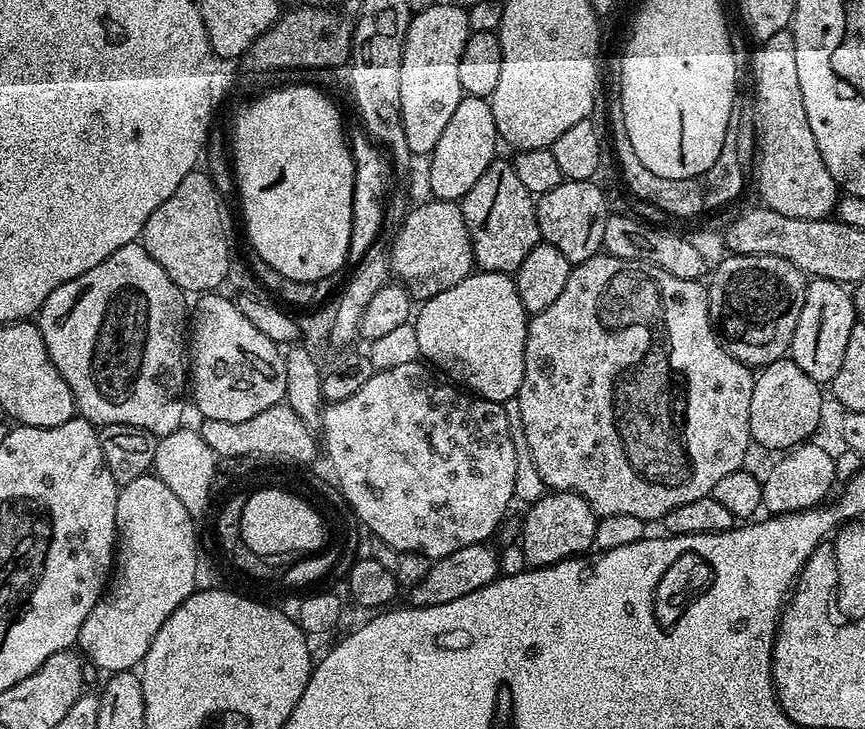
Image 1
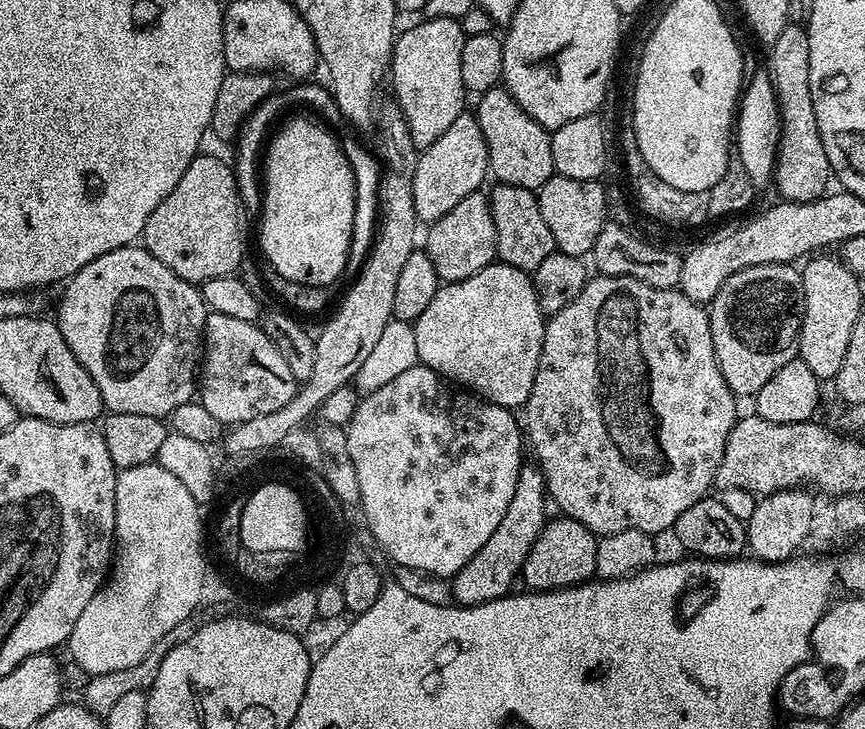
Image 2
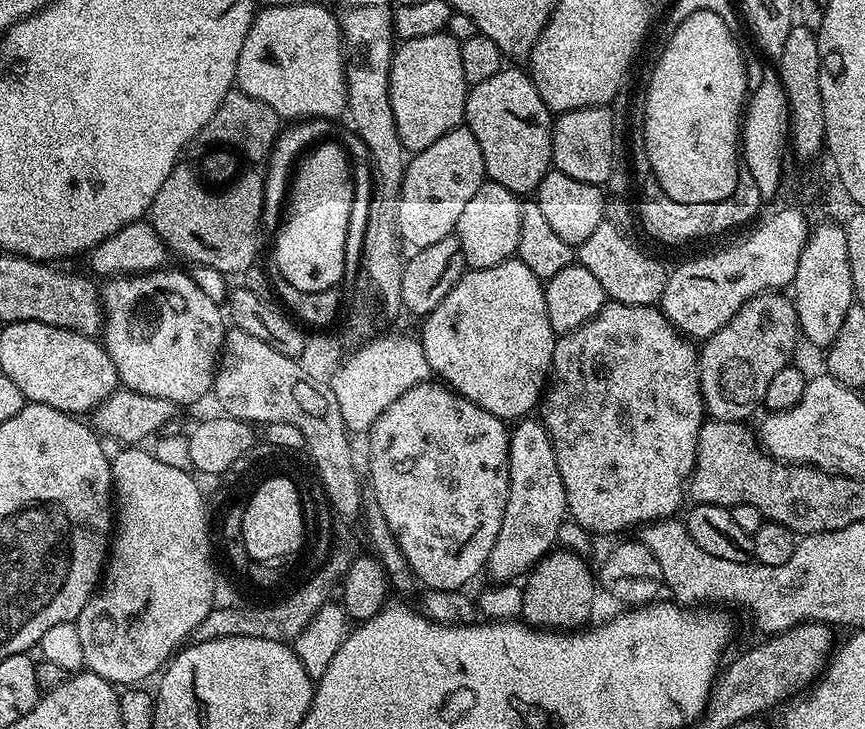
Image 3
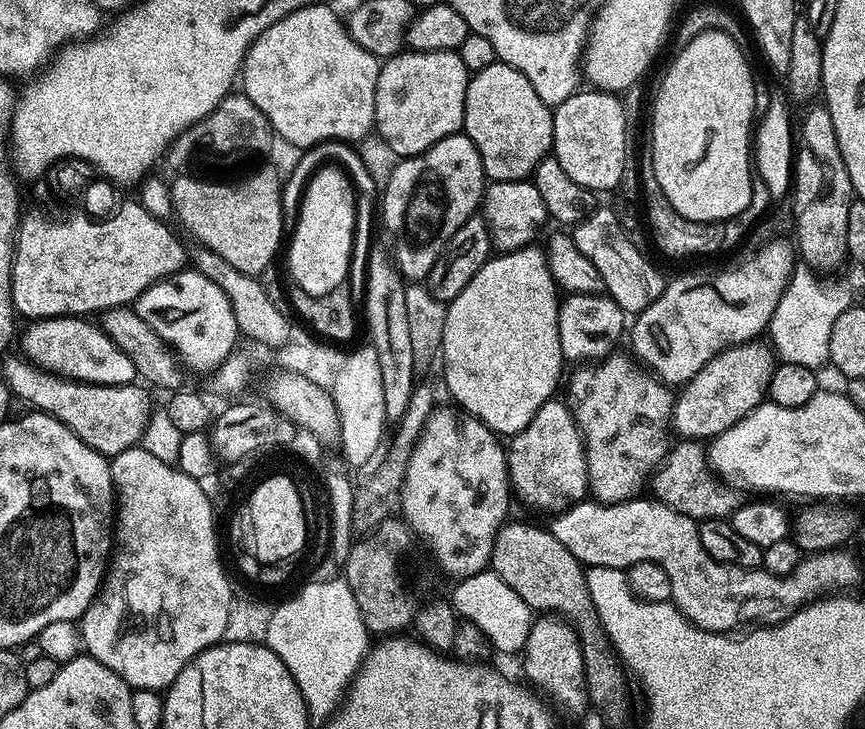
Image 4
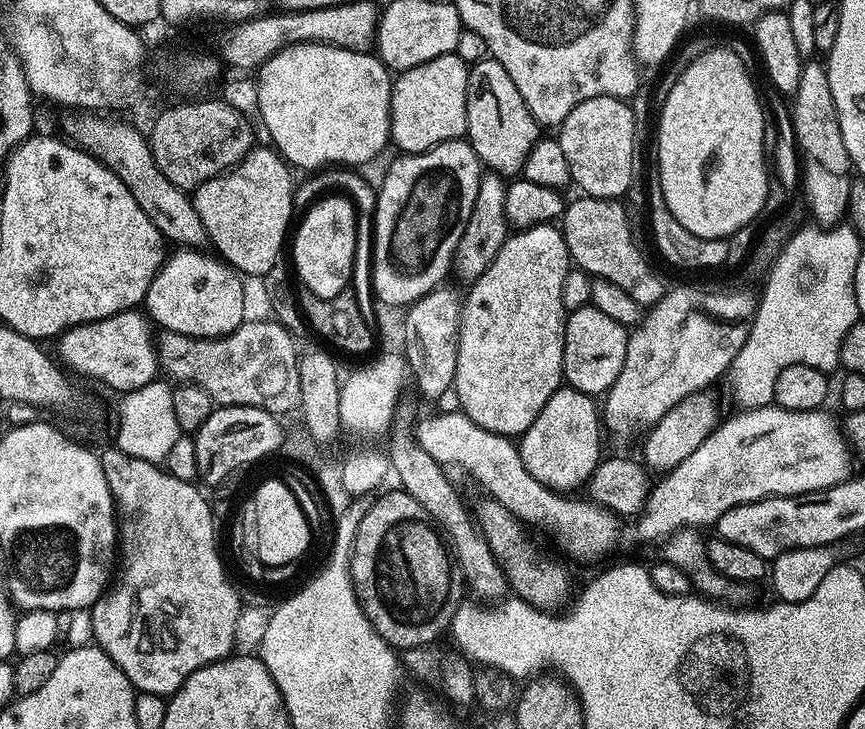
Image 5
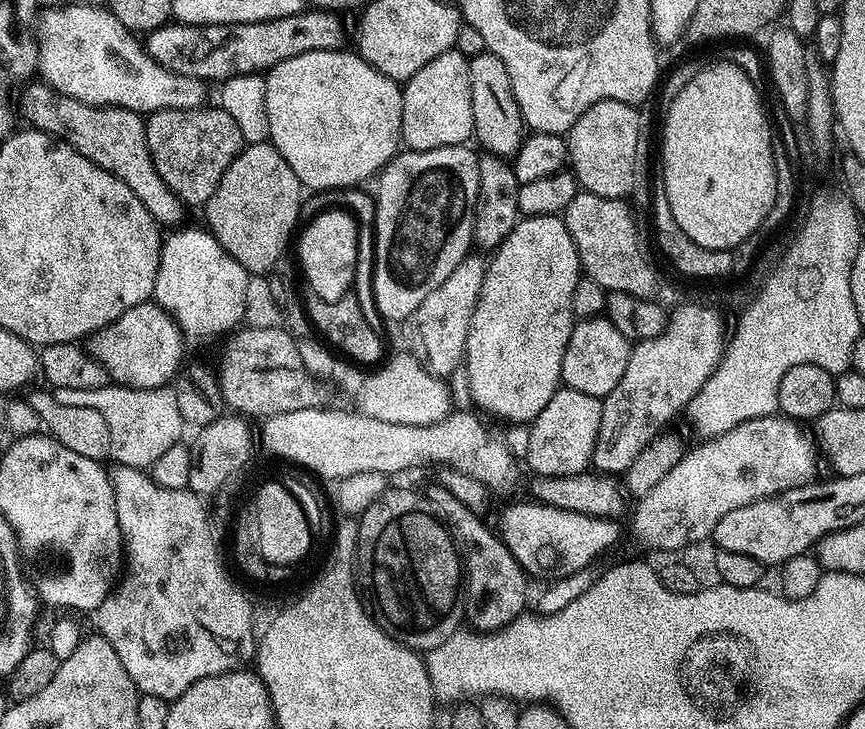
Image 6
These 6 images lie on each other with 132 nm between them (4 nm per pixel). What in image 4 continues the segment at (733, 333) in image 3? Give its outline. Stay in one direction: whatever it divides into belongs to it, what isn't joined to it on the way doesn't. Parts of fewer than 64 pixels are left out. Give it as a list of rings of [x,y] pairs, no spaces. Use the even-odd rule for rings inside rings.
[[[760,343],[738,344],[718,353],[679,389],[672,406],[672,422],[675,431],[681,432],[681,437],[697,442],[718,437],[765,403],[772,371],[776,369],[778,360],[767,343]]]

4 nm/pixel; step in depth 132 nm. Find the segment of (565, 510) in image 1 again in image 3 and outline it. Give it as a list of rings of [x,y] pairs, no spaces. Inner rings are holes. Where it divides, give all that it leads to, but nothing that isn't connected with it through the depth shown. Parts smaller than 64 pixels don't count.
[[[553,550],[536,563],[522,584],[524,597],[520,616],[523,623],[545,630],[576,630],[589,623],[588,615],[598,593],[598,580],[584,559],[578,552]]]

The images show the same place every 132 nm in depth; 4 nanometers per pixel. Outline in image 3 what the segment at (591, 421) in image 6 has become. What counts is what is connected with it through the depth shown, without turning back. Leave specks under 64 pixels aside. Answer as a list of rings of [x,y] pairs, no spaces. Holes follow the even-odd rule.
[[[521,419],[511,429],[508,442],[508,501],[506,502],[506,514],[502,514],[502,530],[498,530],[498,539],[494,542],[494,550],[490,550],[490,558],[486,569],[486,576],[492,579],[489,581],[500,586],[527,577],[528,573],[535,568],[536,563],[557,547],[562,522],[569,519],[566,486],[562,486],[562,474],[558,472],[558,458],[554,454],[552,439],[544,423],[539,419],[532,419]]]

